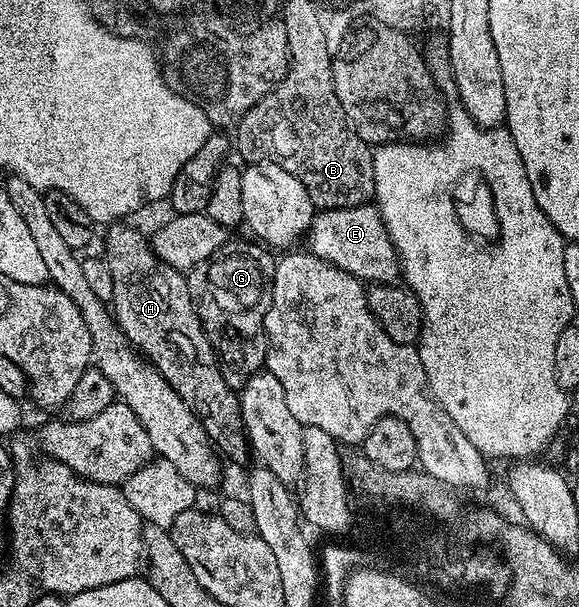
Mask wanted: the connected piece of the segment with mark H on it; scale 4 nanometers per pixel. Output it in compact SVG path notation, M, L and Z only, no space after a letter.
M116 221L106 228L107 240L103 243L102 254L109 265L109 273L113 277L113 297L110 306L116 323L127 338L128 344L151 366L158 369L161 377L169 381L169 385L193 409L193 413L201 421L205 433L211 438L218 454L224 460L232 459L235 463L243 463L249 459L247 433L243 428L243 414L239 408L239 397L236 388L225 381L223 369L211 347L209 337L197 317L197 309L191 300L189 285L184 272L173 269L173 265L165 265L151 250L148 236L129 228L123 221Z

